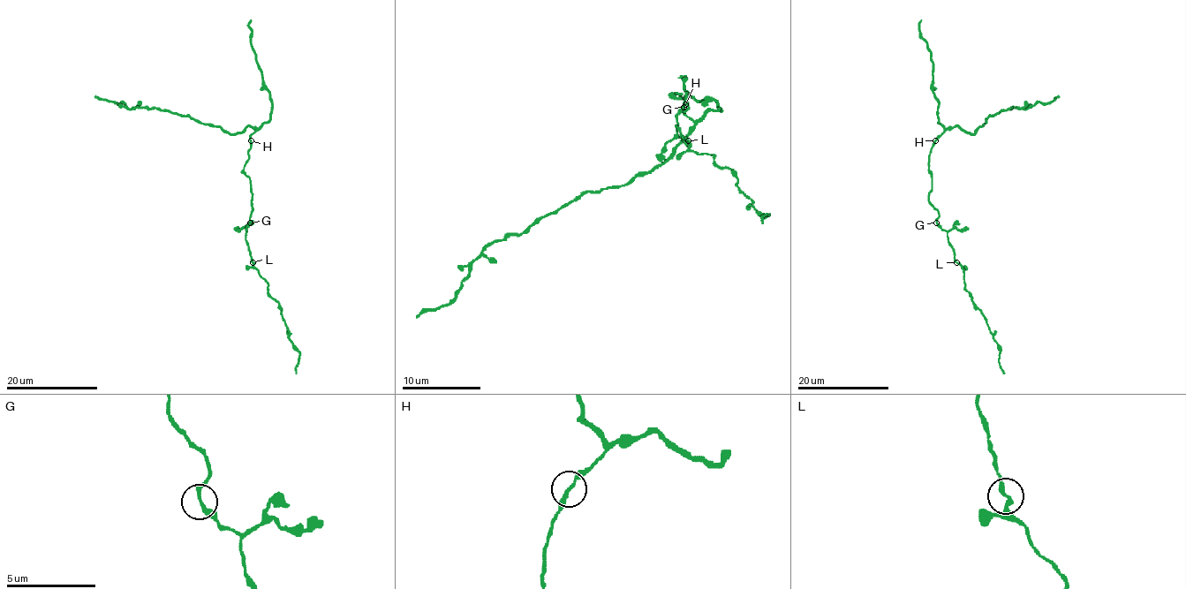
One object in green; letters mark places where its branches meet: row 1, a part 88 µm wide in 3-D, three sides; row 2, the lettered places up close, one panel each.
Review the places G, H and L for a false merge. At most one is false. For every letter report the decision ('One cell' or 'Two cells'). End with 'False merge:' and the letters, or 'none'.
G: One cell
H: One cell
L: One cell
False merge: none

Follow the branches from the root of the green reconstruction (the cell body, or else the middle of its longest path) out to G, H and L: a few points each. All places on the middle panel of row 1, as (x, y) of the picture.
G: (676, 93), (672, 93), (682, 99), (687, 93), (687, 107), (683, 110), (683, 107)
H: (676, 93), (682, 94), (680, 96), (685, 104)
L: (676, 93), (672, 93), (682, 99), (687, 93), (687, 107), (676, 117), (676, 126), (687, 139)

